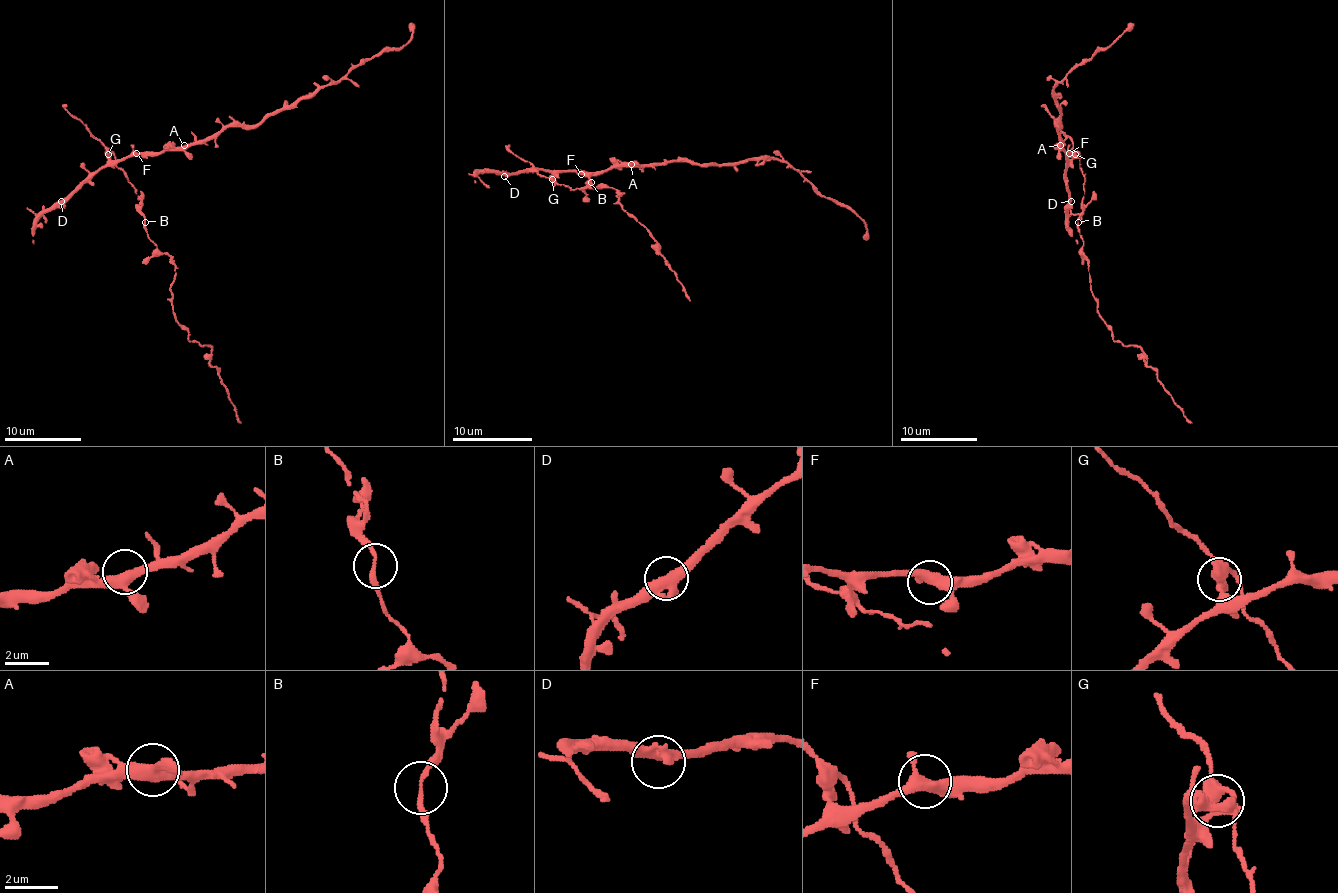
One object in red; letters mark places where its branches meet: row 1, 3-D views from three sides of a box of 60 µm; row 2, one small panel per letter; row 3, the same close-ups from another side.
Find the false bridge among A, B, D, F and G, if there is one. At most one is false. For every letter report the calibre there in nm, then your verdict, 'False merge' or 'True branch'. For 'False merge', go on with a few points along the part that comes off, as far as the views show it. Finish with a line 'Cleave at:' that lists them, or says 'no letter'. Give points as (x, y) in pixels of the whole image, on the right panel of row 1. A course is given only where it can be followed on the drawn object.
A: Thickness 400 nm. True branch
B: Thickness 190 nm. True branch
D: Thickness 400 nm. True branch
F: Thickness 380 nm. True branch
G: Thickness 380 nm. True branch
Cleave at: no letter

